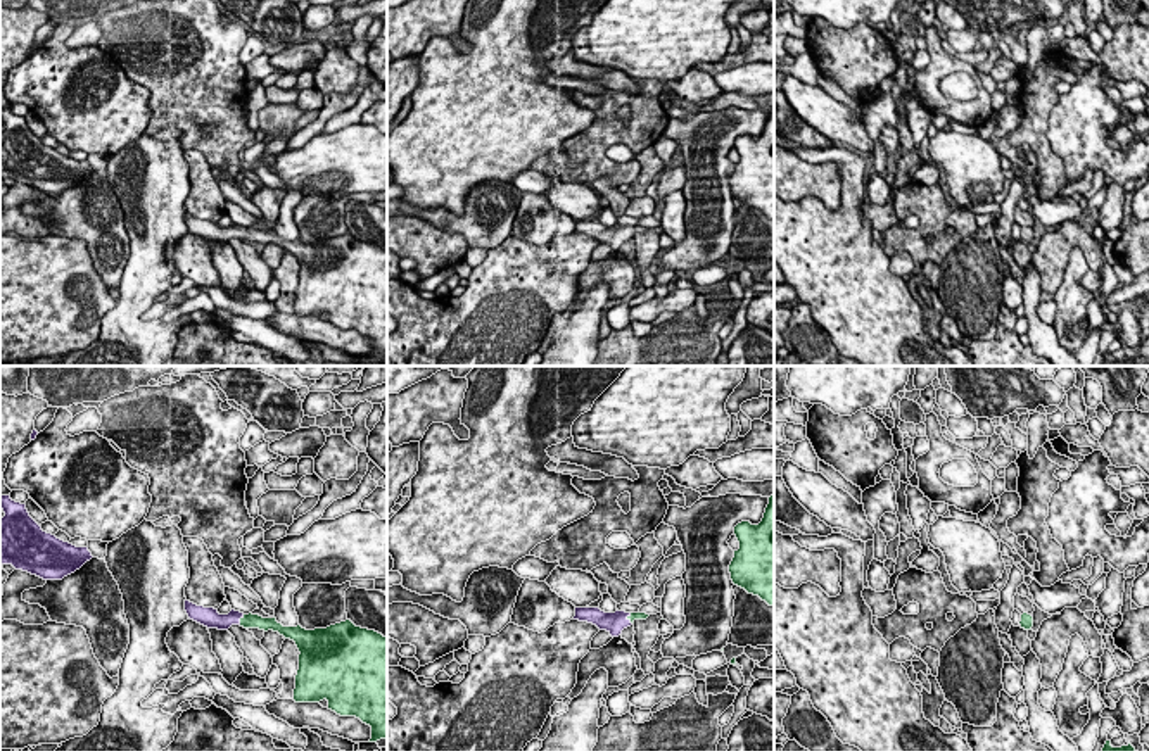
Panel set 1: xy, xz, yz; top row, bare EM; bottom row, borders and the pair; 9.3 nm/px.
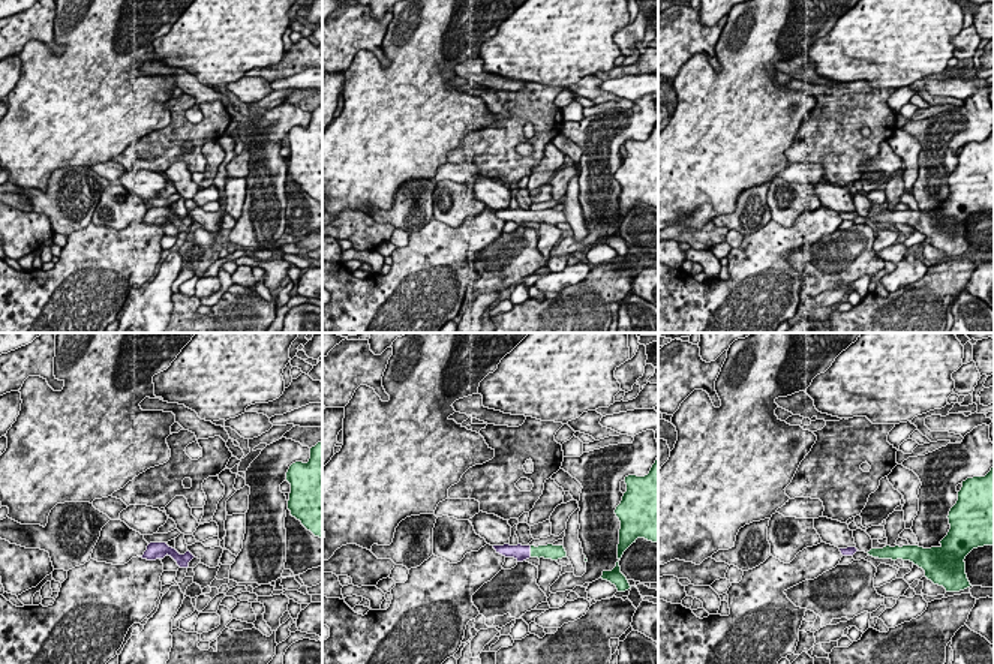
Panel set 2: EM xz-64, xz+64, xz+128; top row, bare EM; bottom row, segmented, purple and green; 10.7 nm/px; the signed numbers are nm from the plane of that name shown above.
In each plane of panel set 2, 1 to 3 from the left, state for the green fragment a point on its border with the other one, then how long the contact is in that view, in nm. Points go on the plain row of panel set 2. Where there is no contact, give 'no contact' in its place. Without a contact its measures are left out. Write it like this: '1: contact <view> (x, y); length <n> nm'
1: no contact
2: contact xz+64 (529, 216); length 130 nm
3: no contact

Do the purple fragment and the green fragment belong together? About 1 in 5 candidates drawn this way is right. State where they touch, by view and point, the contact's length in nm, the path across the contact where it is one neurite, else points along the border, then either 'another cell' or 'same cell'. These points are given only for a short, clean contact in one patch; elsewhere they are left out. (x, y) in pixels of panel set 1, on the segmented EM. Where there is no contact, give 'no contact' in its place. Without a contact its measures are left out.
xy (239, 620) | 110 nm | across xy (213, 618), (239, 620), (249, 620) | same cell

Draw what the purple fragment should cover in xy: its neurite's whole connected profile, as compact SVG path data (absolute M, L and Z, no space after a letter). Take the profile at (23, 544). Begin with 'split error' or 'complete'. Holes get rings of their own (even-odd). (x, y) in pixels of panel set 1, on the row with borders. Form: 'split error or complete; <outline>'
complete; M10 495L0 497L5 516L0 520L0 563L28 571L43 580L62 580L93 556L88 547L76 547L41 530L26 504Z

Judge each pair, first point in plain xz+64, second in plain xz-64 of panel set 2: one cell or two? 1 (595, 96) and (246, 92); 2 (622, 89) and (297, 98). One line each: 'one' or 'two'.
1: one
2: two

